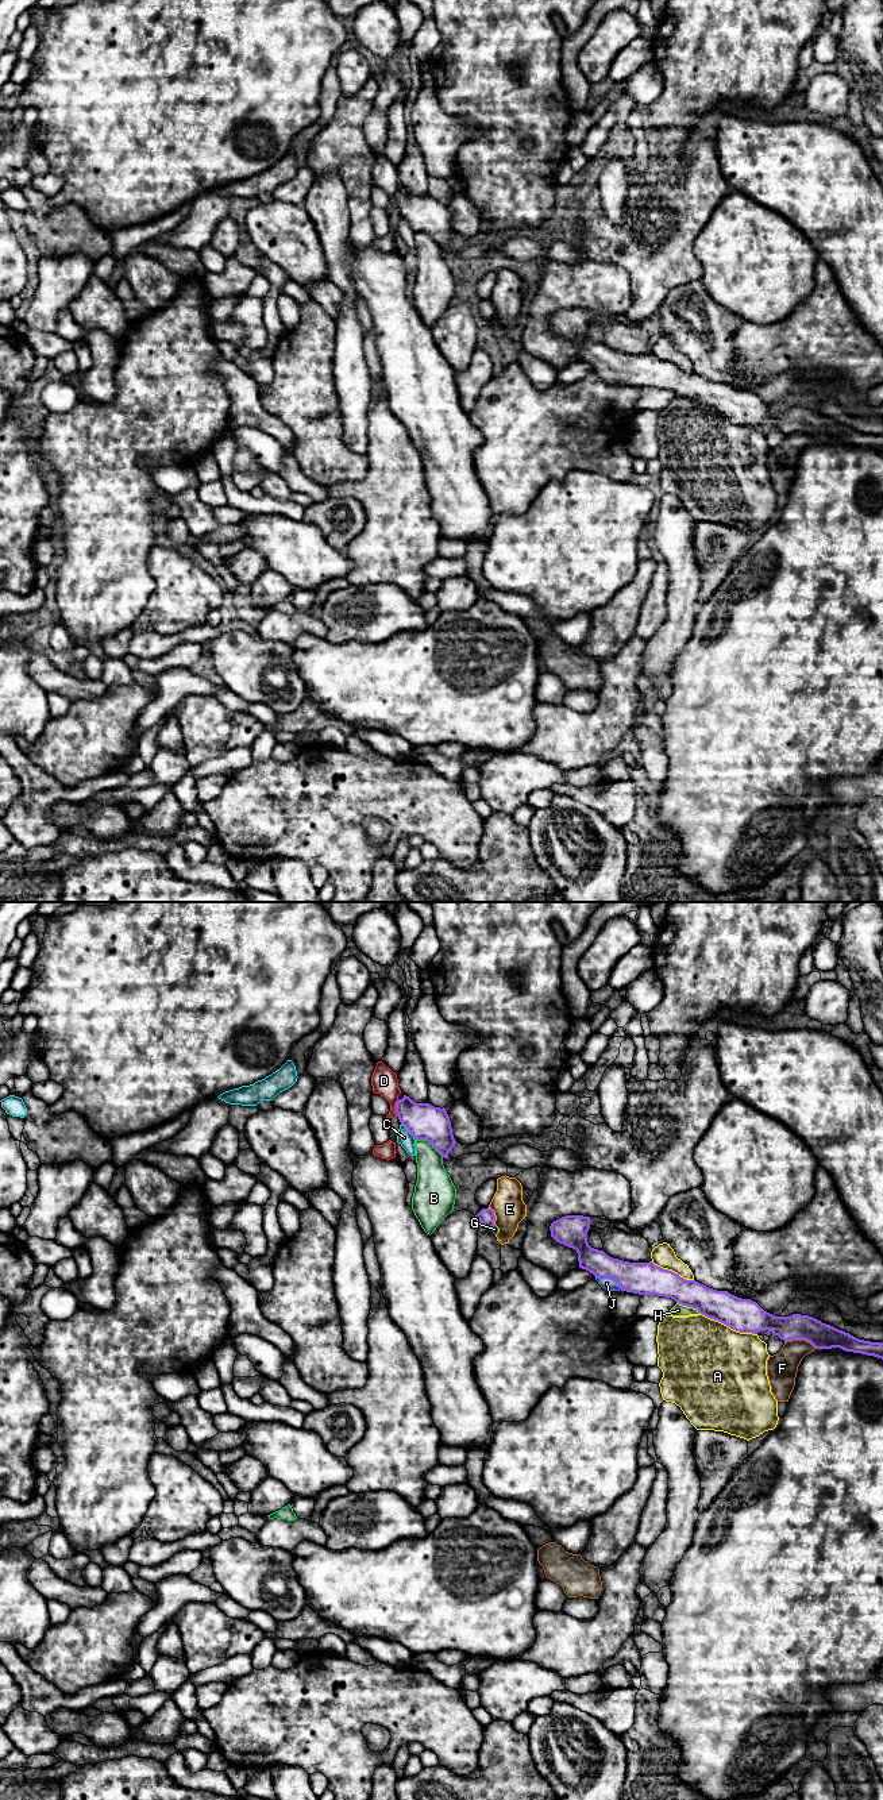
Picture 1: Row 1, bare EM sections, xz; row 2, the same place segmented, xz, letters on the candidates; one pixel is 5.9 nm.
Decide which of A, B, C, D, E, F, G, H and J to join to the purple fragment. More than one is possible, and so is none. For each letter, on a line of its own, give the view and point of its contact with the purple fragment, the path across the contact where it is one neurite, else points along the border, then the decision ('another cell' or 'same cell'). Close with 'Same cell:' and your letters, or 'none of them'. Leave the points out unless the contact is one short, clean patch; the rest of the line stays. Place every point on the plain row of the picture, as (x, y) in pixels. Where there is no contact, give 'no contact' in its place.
A: contact xz (728, 417); another cell
B: contact xz (430, 235); another cell
C: contact xz (408, 223); another cell
D: contact xz (396, 200); another cell
E: contact xz (494, 308); another cell
F: contact xz (801, 431); border xz (785, 434), (806, 432), (816, 440); another cell
G: contact xz (492, 319); another cell
H: contact xz (689, 399); border xz (677, 394), (691, 399), (700, 405); another cell
J: contact xz (609, 369); way xz (639, 370), (609, 369), (606, 376); same cell
Same cell: J

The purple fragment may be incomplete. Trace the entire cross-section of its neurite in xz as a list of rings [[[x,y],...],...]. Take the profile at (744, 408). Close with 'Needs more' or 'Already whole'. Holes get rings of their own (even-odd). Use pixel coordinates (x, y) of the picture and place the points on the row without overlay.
[[[566,308],[550,319],[551,329],[578,346],[579,361],[595,369],[608,383],[671,390],[676,396],[697,401],[699,406],[718,413],[740,425],[757,427],[768,423],[784,435],[805,432],[815,442],[840,440],[883,452],[883,435],[859,432],[821,413],[801,406],[776,409],[751,392],[728,383],[709,381],[695,373],[649,355],[629,355],[608,348],[587,335],[590,309]]]. Needs more

